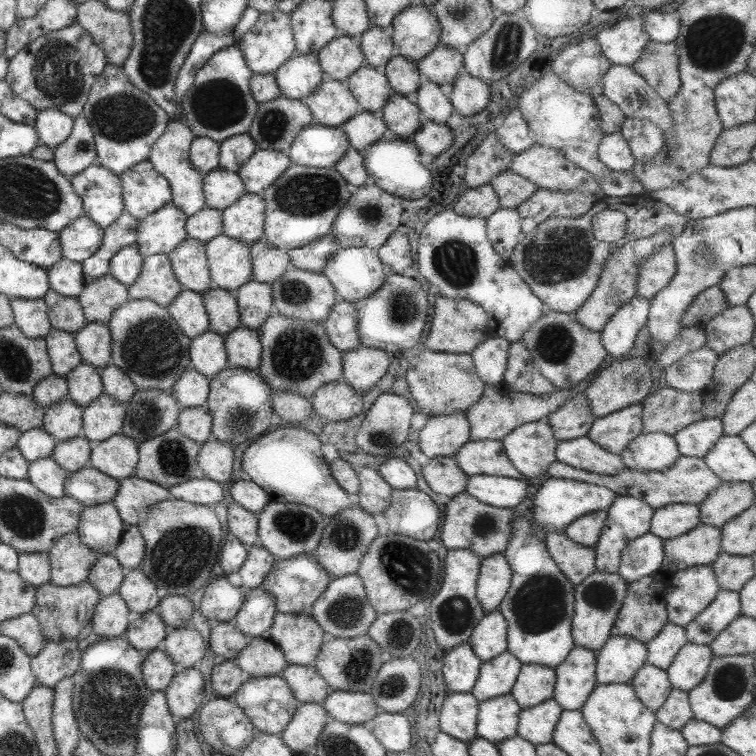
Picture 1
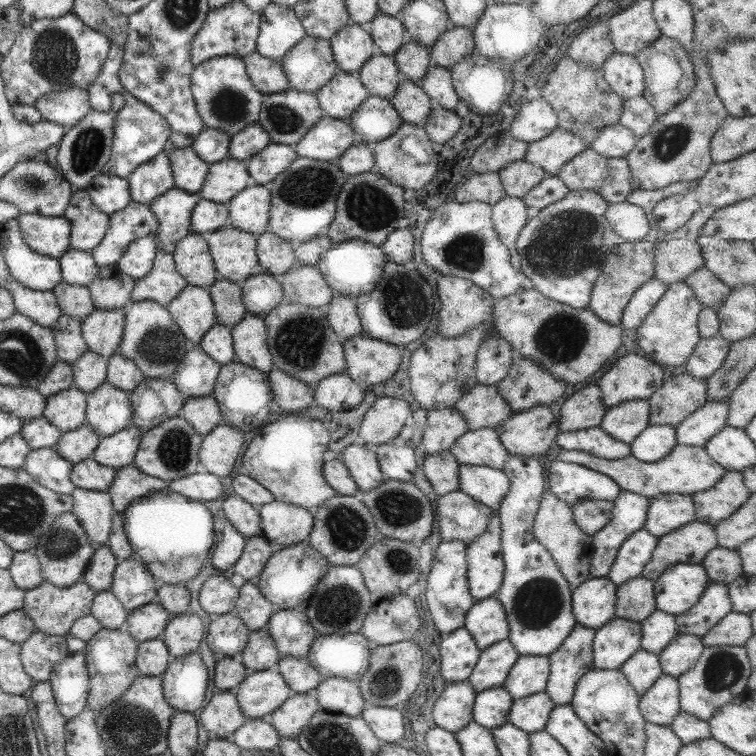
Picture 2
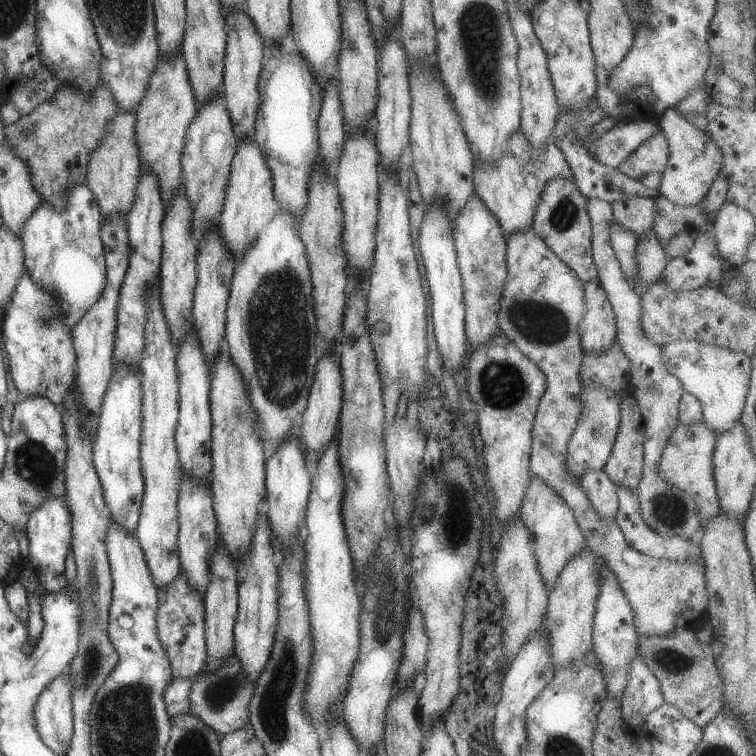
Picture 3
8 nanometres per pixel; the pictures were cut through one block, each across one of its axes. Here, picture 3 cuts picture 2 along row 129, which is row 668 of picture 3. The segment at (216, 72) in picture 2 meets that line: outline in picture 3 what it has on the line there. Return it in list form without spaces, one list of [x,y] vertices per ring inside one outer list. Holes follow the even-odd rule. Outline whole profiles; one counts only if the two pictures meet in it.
[[[229,654],[217,670],[209,670],[209,672],[203,672],[192,678],[191,688],[187,694],[189,710],[218,736],[234,734],[237,729],[248,726],[247,704],[249,704],[253,689],[254,682],[247,678],[239,660],[234,654]]]

